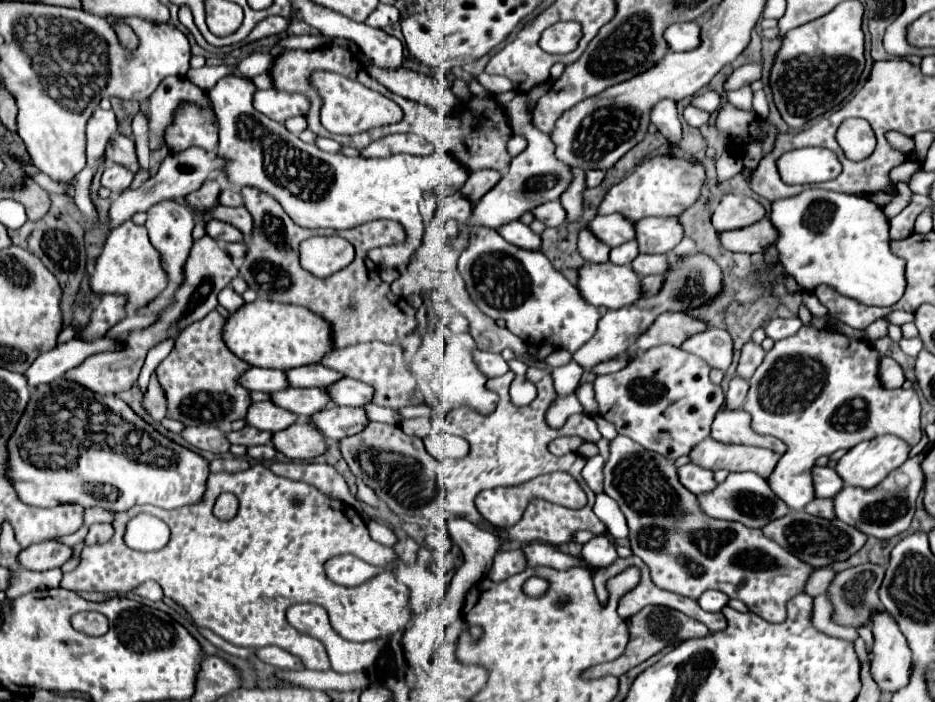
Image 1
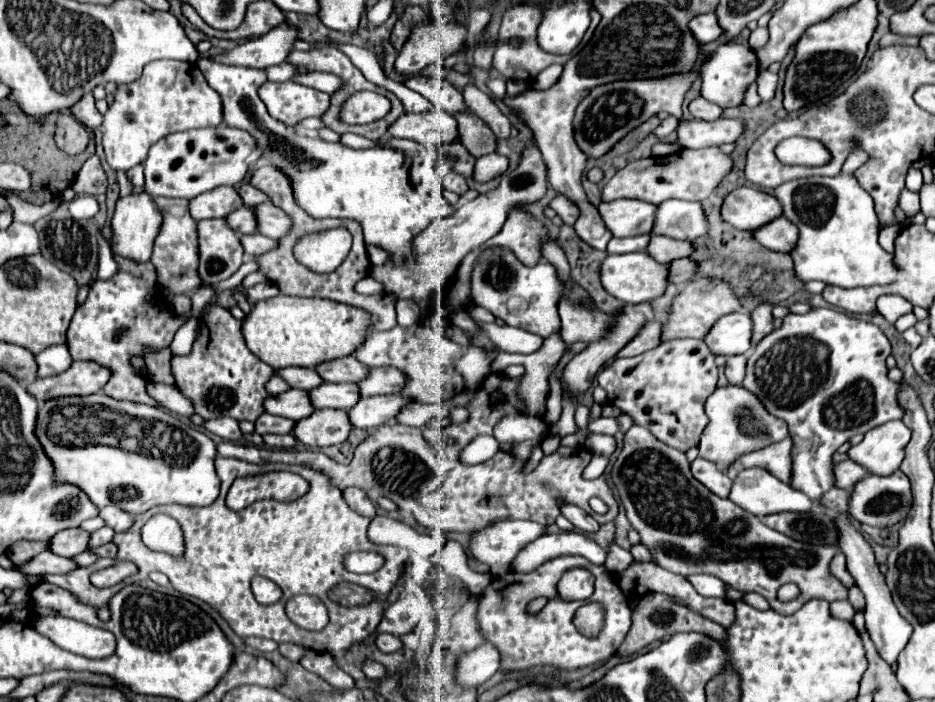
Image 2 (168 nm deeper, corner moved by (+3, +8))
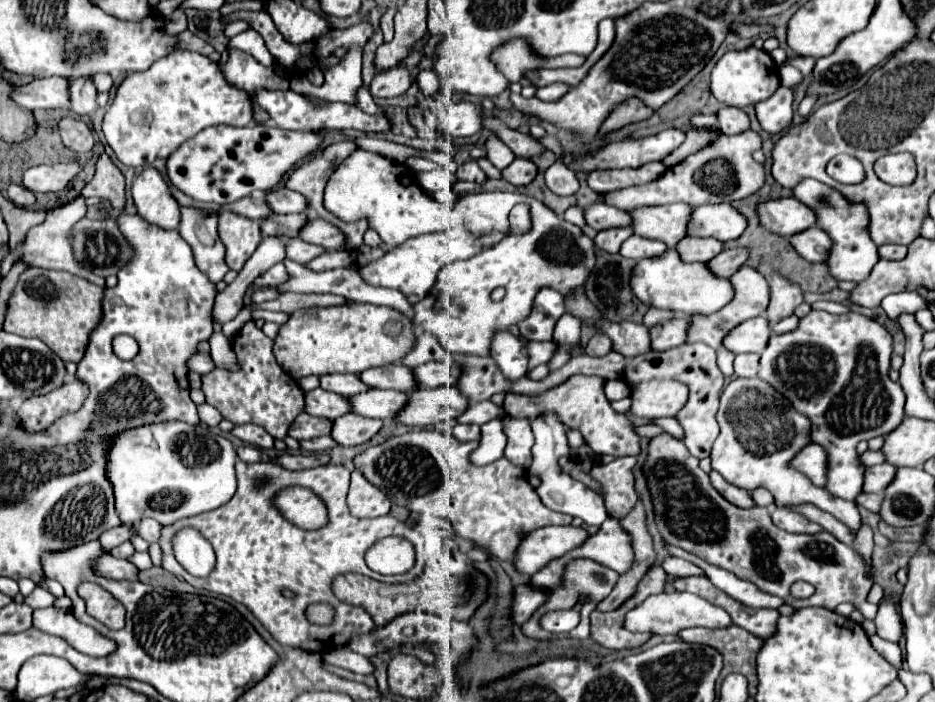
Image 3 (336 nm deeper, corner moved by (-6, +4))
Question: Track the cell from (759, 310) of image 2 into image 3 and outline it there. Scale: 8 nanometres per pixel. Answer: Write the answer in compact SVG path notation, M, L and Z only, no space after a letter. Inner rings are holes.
M773 274L769 280L769 308L765 310L765 316L769 320L769 324L777 324L781 318L791 316L795 306L799 306L803 302L803 292L799 290L797 284L785 280L779 274Z

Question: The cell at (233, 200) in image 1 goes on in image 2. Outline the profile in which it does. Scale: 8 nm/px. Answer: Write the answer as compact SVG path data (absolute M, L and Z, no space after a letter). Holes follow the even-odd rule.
M248 182L242 184L242 186L238 188L238 192L240 192L240 196L242 196L242 200L244 200L246 206L260 206L260 204L264 204L264 202L270 200L262 190L258 190L256 186L252 186L252 184L248 184Z

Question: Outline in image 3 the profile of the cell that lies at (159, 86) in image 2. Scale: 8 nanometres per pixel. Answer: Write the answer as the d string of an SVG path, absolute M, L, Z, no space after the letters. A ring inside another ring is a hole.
M175 50L173 54L157 60L153 68L145 72L133 72L123 80L115 100L109 104L107 114L103 118L103 134L107 138L107 144L113 148L115 156L125 166L147 168L157 158L167 158L181 142L189 140L191 136L195 136L207 126L213 126L213 124L245 126L249 122L251 122L251 104L247 94L227 84L219 66L213 60L197 52Z

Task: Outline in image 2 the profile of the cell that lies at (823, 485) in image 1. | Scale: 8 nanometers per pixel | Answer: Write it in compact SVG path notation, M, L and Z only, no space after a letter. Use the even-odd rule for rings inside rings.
M844 460L844 462L836 464L834 472L836 472L836 486L844 488L844 490L852 490L856 486L856 482L860 482L862 478L868 476L868 470L860 464L854 464L852 460Z

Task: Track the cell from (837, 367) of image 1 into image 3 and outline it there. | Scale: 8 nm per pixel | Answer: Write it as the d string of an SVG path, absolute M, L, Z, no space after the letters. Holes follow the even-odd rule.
M811 310L799 320L799 326L787 334L773 334L767 348L761 352L759 378L777 388L793 408L811 420L811 440L821 444L829 456L829 472L825 490L843 500L855 500L863 486L863 466L857 460L855 446L863 440L863 432L891 432L903 420L905 394L897 382L889 378L893 354L891 334L875 320L859 314L829 314Z

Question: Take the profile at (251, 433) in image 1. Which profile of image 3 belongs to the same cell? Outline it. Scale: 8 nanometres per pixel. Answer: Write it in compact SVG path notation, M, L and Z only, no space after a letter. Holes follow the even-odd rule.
M301 414L289 426L289 436L295 438L295 440L307 440L307 438L329 434L329 430L331 430L331 420L323 420L323 418Z

